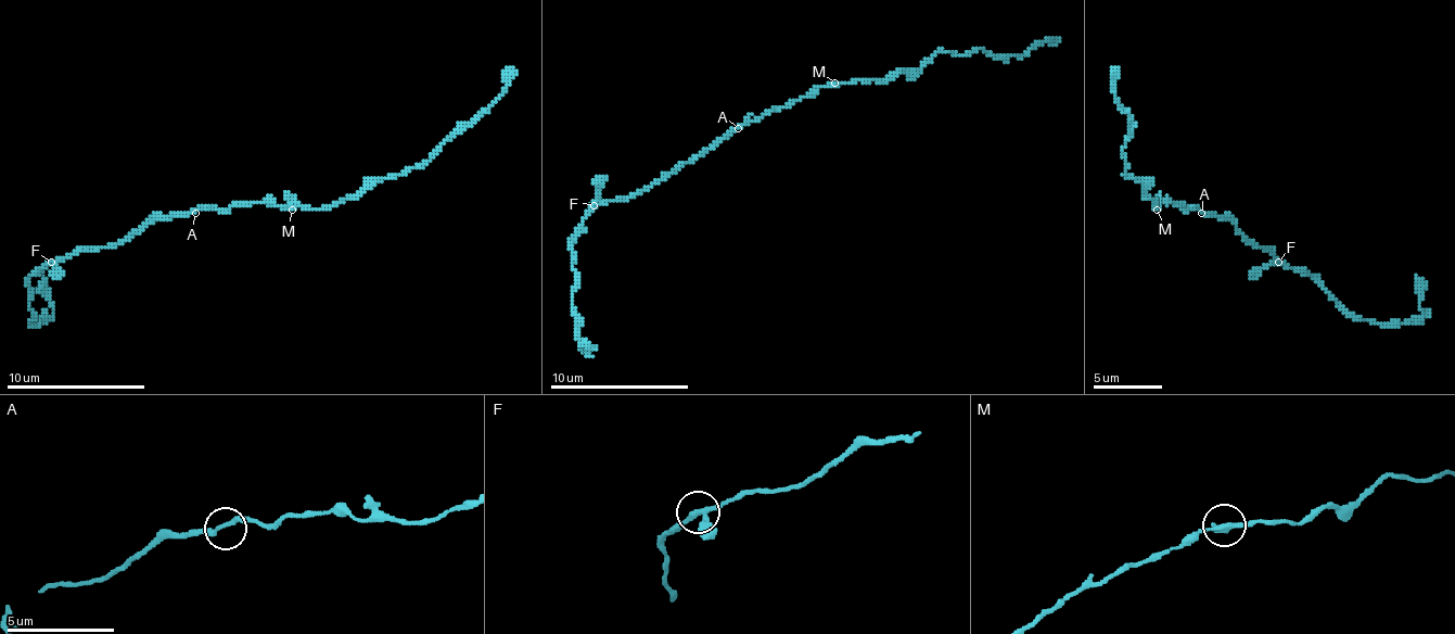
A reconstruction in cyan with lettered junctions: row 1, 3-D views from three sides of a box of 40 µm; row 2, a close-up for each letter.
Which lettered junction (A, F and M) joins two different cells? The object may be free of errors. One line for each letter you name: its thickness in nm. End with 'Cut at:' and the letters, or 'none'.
F: calibre 220 nm
Cut at: F

